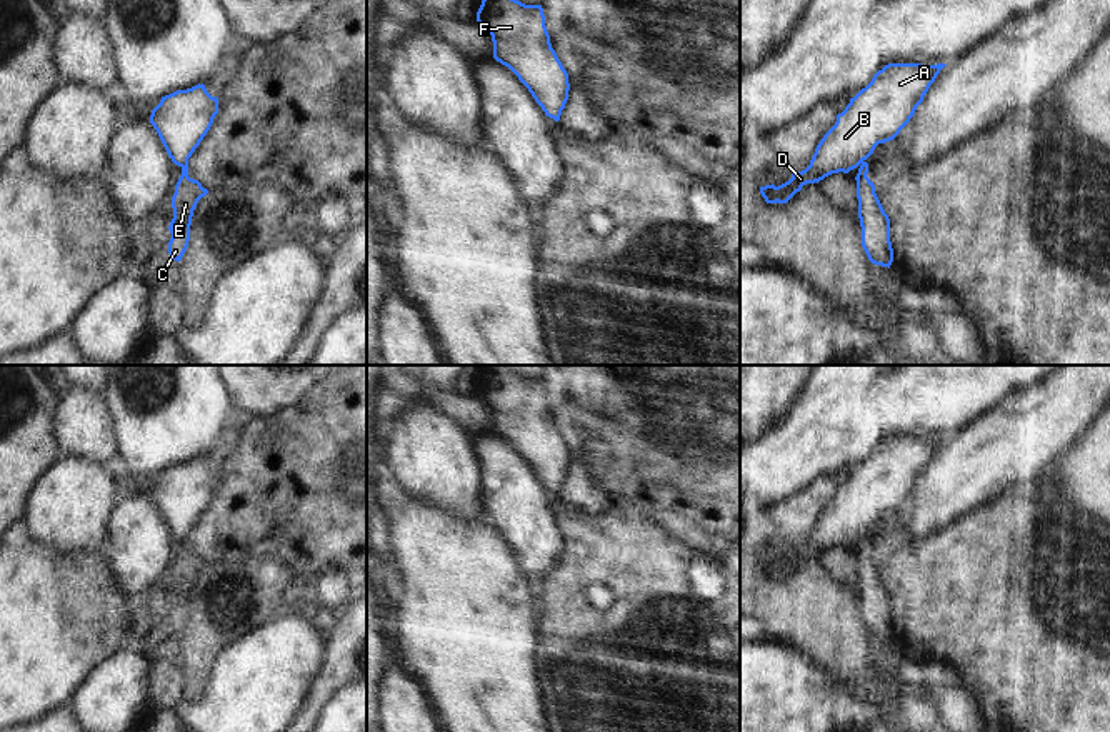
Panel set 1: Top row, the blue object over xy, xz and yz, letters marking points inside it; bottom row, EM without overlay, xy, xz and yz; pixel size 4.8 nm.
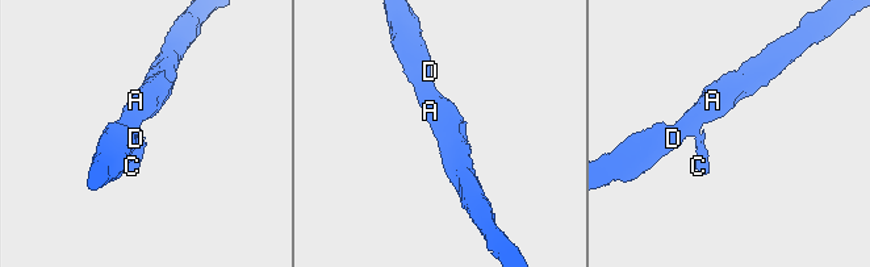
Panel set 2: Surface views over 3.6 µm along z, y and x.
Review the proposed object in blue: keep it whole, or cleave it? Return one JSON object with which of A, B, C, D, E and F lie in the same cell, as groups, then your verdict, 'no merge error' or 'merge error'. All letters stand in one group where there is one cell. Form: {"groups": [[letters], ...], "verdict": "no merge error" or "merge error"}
{"groups": [["A", "B", "D", "F"], ["C", "E"]], "verdict": "merge error"}

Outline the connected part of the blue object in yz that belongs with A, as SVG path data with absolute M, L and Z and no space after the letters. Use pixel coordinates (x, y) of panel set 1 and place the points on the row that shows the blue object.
M888 63L862 88L815 148L810 165L778 187L760 187L767 203L787 203L807 183L848 173L878 143L893 140L910 122L945 63Z

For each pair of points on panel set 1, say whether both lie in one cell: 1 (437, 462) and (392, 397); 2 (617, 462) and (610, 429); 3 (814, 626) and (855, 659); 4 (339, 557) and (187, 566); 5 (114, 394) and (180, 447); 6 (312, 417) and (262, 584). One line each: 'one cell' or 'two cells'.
1: two cells
2: one cell
3: one cell
4: one cell
5: one cell
6: two cells

